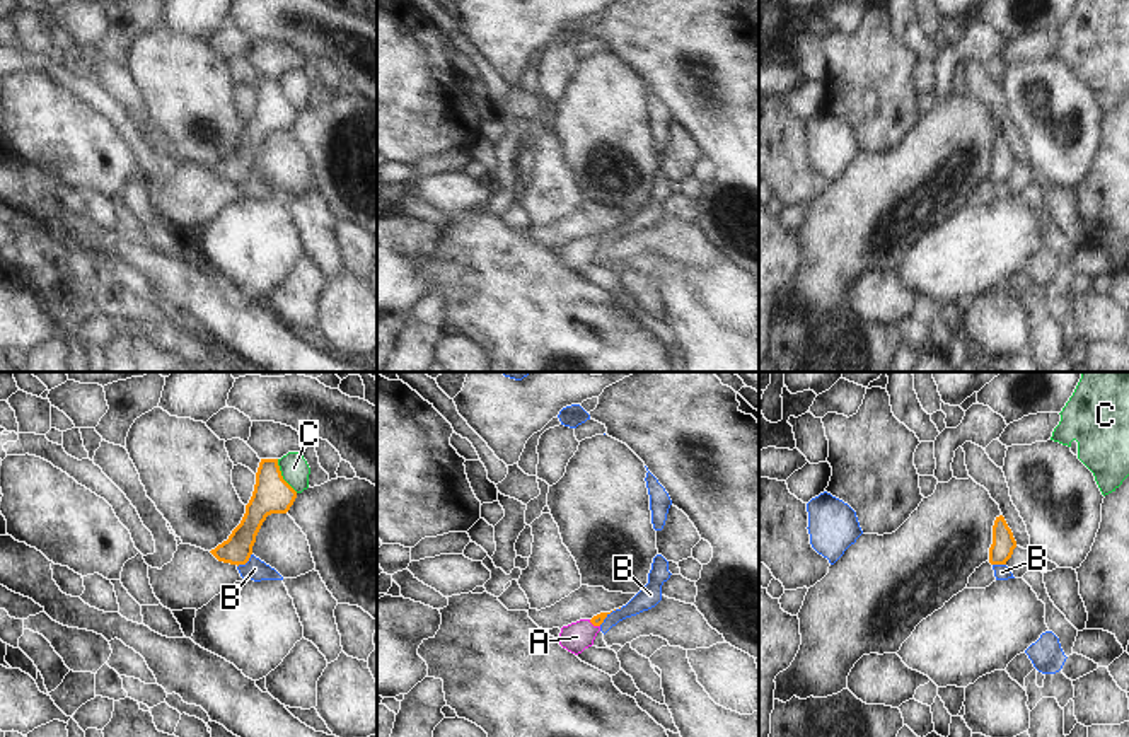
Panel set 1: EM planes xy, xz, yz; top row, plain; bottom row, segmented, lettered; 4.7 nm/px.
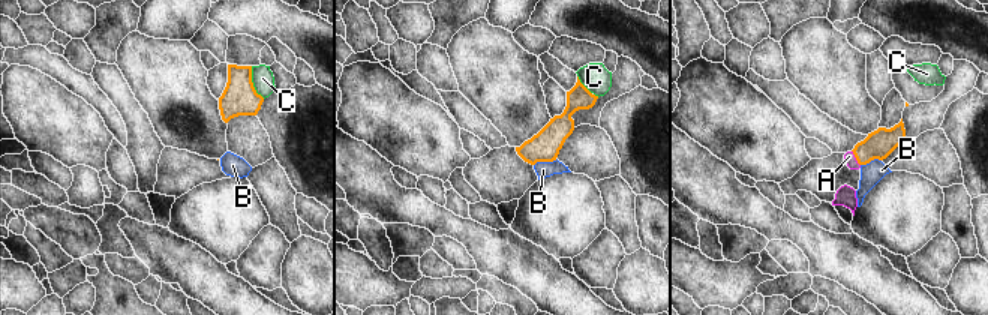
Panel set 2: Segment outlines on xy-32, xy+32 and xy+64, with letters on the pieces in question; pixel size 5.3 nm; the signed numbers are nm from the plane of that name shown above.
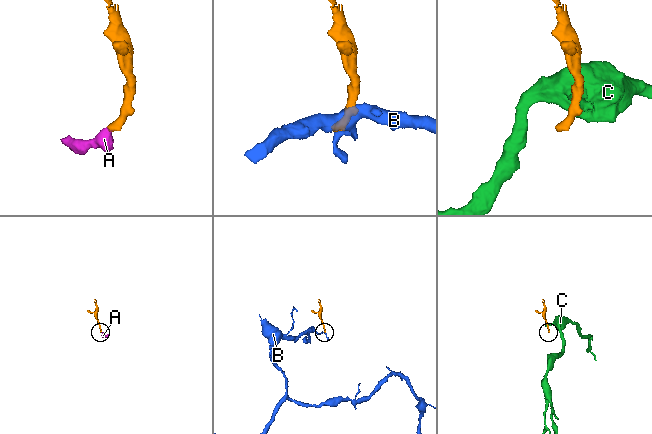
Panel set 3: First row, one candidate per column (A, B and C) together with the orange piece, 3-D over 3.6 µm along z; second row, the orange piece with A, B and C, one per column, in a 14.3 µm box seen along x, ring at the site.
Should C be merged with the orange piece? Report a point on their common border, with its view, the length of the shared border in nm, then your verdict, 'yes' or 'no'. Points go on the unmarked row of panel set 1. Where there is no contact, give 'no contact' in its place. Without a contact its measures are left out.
meets orange in xy at (282, 94); contact 190 nm long; no

